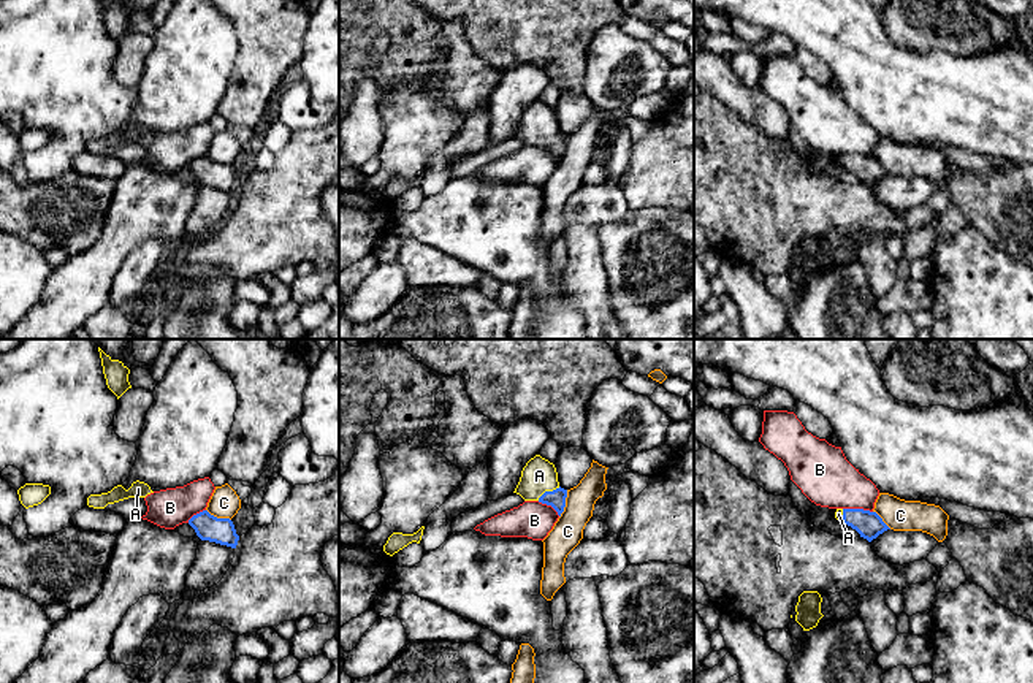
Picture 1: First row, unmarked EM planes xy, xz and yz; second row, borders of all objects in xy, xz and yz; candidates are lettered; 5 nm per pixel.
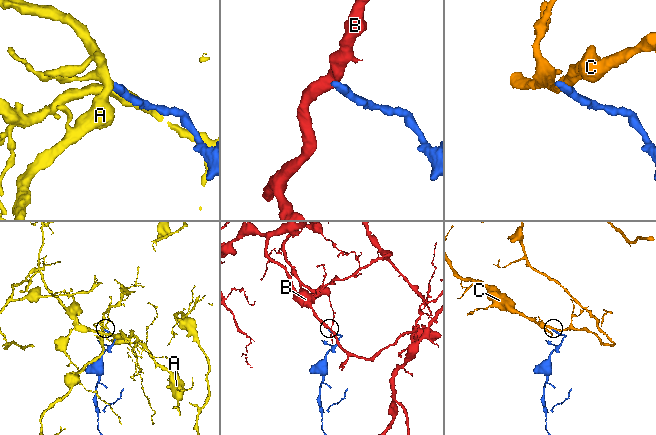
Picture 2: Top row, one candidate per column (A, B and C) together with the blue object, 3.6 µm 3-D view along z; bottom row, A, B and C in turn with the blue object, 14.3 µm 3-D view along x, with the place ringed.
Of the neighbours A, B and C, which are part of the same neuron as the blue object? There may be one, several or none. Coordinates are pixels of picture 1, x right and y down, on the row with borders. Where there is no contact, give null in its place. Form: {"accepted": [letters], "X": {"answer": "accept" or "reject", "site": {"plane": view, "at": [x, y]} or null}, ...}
{"accepted": ["A"], "A": {"answer": "accept", "site": {"plane": "xz", "at": [548, 492]}}, "B": {"answer": "reject", "site": {"plane": "yz", "at": [857, 509]}}, "C": {"answer": "reject", "site": {"plane": "xz", "at": [564, 504]}}}

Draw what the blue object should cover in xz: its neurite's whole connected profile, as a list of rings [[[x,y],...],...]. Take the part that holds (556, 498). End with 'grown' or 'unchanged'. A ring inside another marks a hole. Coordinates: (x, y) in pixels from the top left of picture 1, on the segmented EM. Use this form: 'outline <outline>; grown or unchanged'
outline [[[540,455],[526,463],[513,493],[524,501],[539,501],[551,506],[559,517],[566,507],[567,490],[559,486],[555,464]]]; grown

